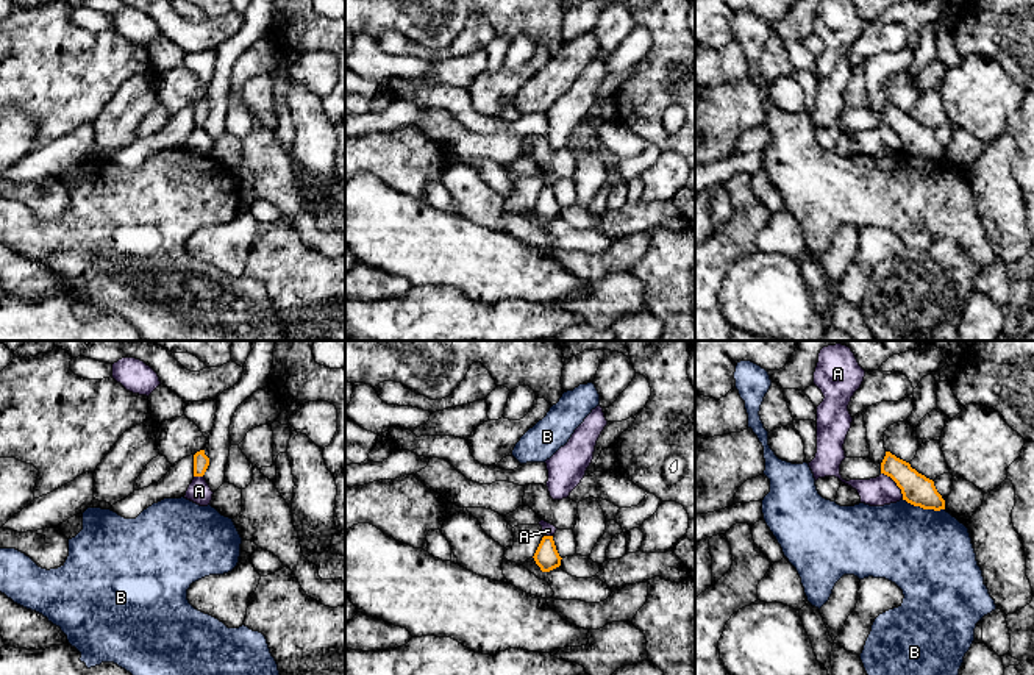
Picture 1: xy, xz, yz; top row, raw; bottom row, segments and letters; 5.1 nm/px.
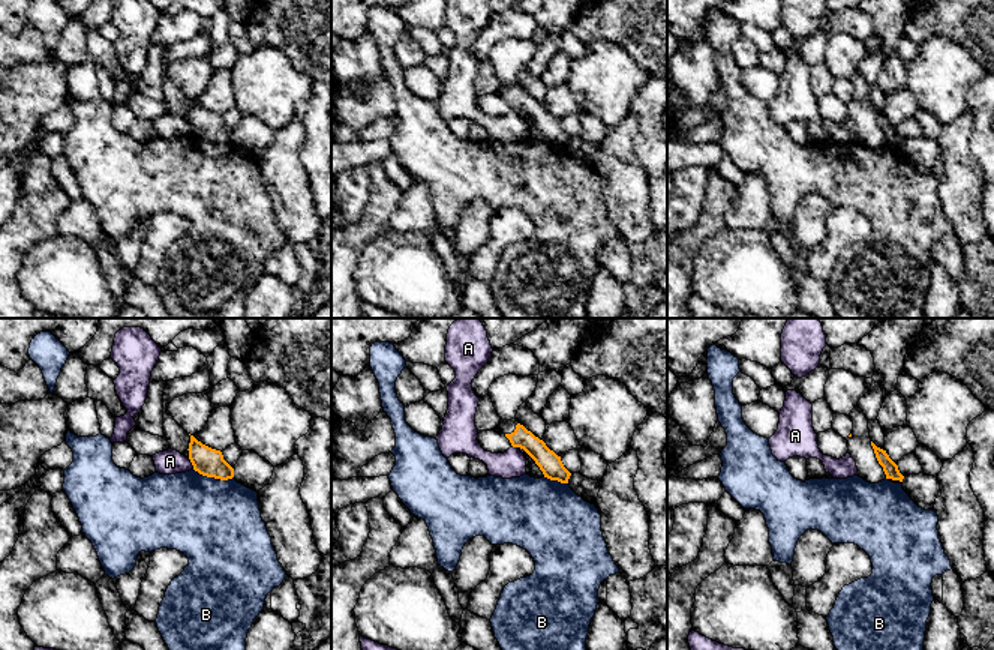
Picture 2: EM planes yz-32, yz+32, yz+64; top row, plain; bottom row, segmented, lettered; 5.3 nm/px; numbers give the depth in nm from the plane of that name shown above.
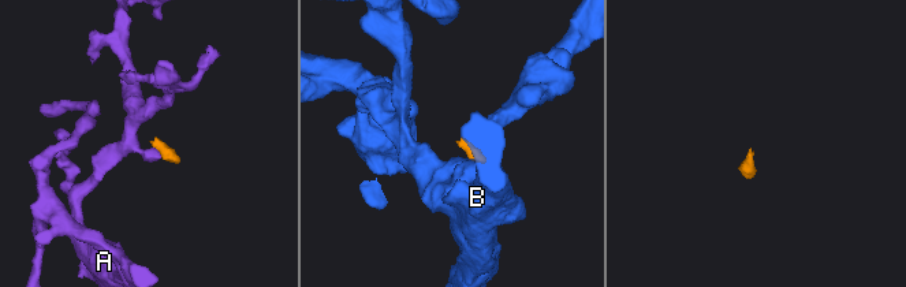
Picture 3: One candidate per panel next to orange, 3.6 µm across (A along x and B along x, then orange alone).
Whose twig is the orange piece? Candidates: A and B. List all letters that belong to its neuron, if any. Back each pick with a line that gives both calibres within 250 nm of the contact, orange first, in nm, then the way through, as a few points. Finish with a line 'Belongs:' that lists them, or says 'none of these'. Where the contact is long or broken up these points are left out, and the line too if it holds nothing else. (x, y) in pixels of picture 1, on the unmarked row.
Belongs: none of these

